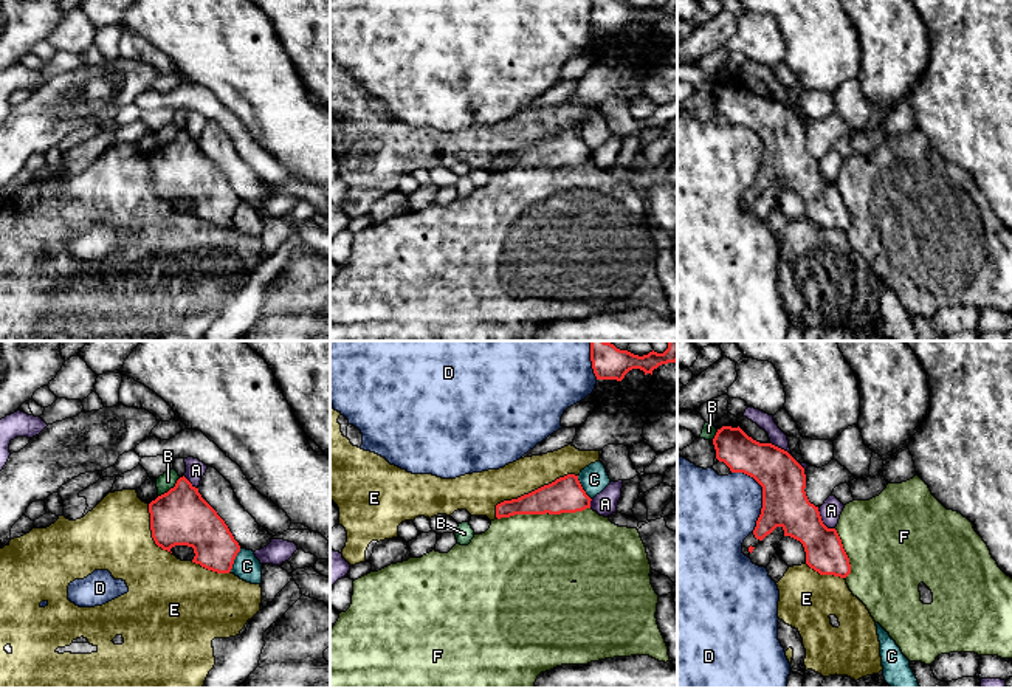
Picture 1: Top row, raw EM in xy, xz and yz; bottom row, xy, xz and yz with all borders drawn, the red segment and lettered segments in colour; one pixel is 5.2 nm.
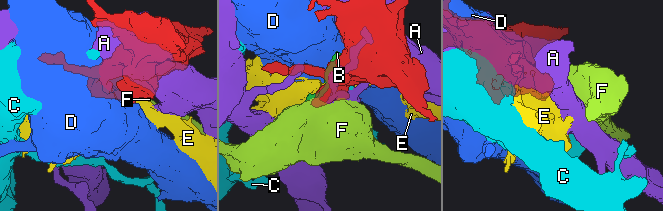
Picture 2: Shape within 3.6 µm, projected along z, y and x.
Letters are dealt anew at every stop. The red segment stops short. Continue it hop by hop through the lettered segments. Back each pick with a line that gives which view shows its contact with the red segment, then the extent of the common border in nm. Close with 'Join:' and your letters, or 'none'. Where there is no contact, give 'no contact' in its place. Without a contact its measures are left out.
Join: none

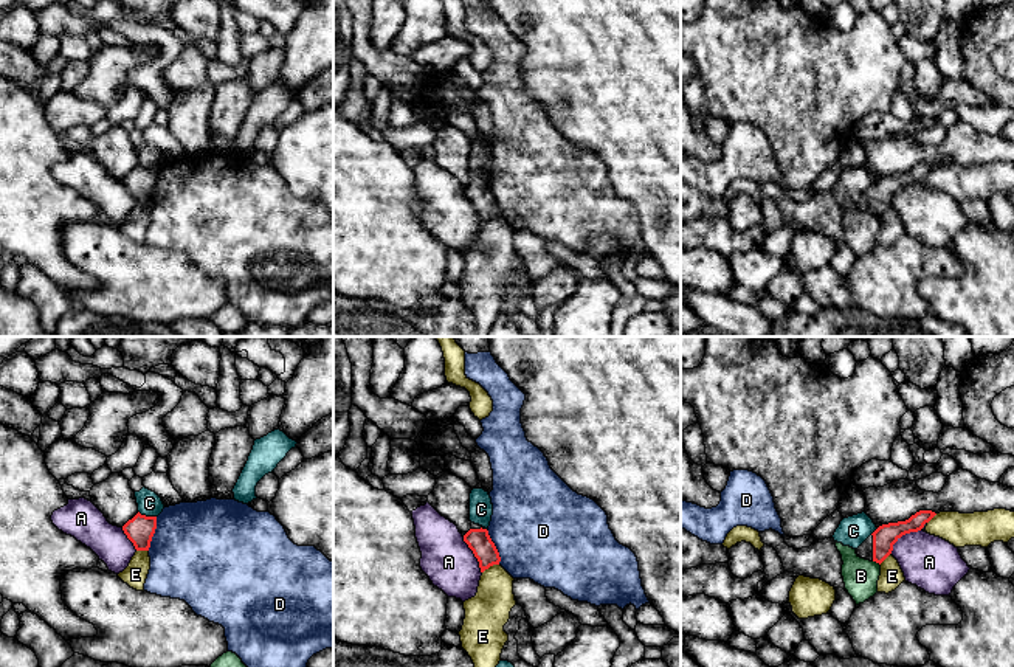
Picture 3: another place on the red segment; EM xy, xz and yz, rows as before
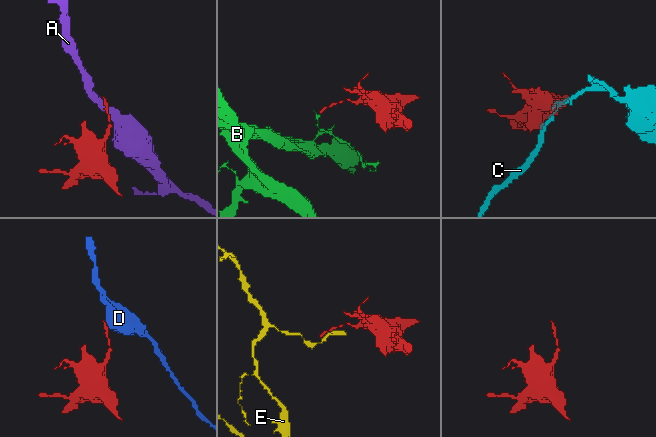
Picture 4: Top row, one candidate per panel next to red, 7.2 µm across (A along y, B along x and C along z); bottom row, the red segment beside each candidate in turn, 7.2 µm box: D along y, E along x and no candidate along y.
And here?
Join: none

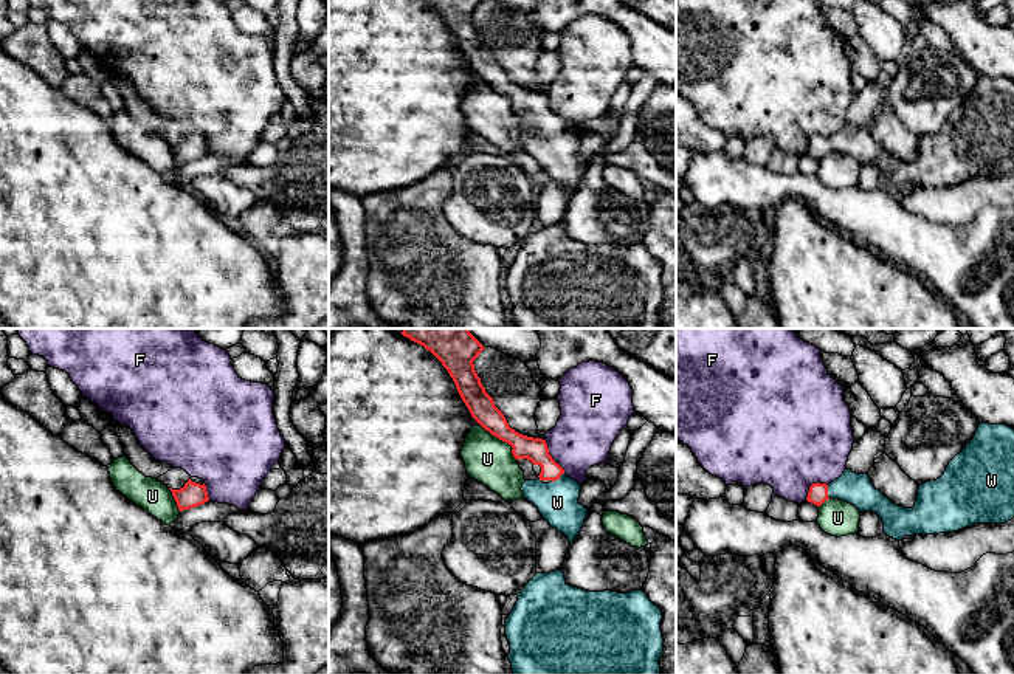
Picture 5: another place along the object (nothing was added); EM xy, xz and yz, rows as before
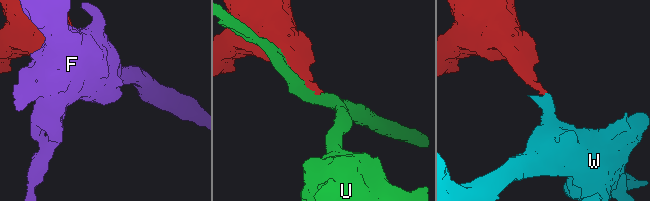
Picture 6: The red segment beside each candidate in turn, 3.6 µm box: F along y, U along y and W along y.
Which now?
W: meets red in xz; contact 80 nm long
Join: W

